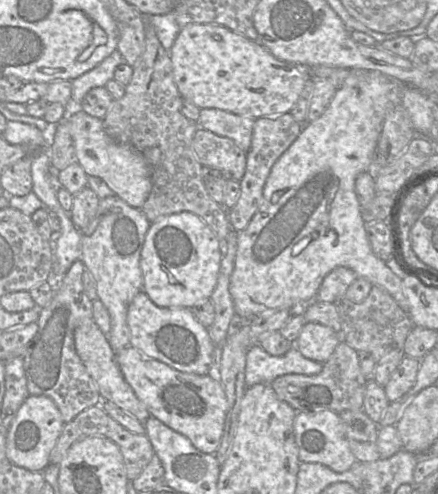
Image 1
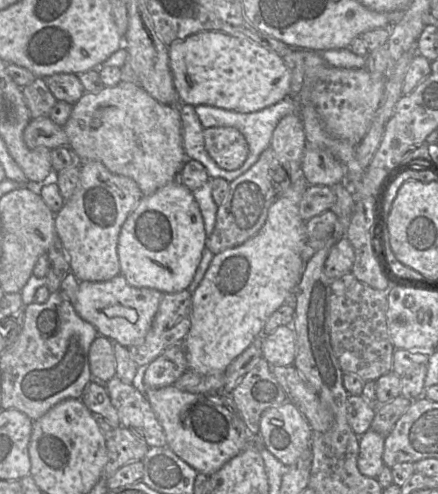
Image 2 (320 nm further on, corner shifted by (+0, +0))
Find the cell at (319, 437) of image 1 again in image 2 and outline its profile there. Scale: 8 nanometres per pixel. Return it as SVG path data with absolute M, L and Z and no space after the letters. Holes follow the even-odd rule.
M289 401L265 410L260 418L259 434L265 447L286 466L311 448L312 432L307 420Z

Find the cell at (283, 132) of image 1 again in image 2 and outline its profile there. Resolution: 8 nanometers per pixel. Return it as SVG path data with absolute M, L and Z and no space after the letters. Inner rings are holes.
M269 146L258 161L230 184L226 200L217 209L214 230L206 240L206 248L214 255L237 247L252 238L263 227L270 206L279 195L279 185L287 178L287 172L276 159Z

